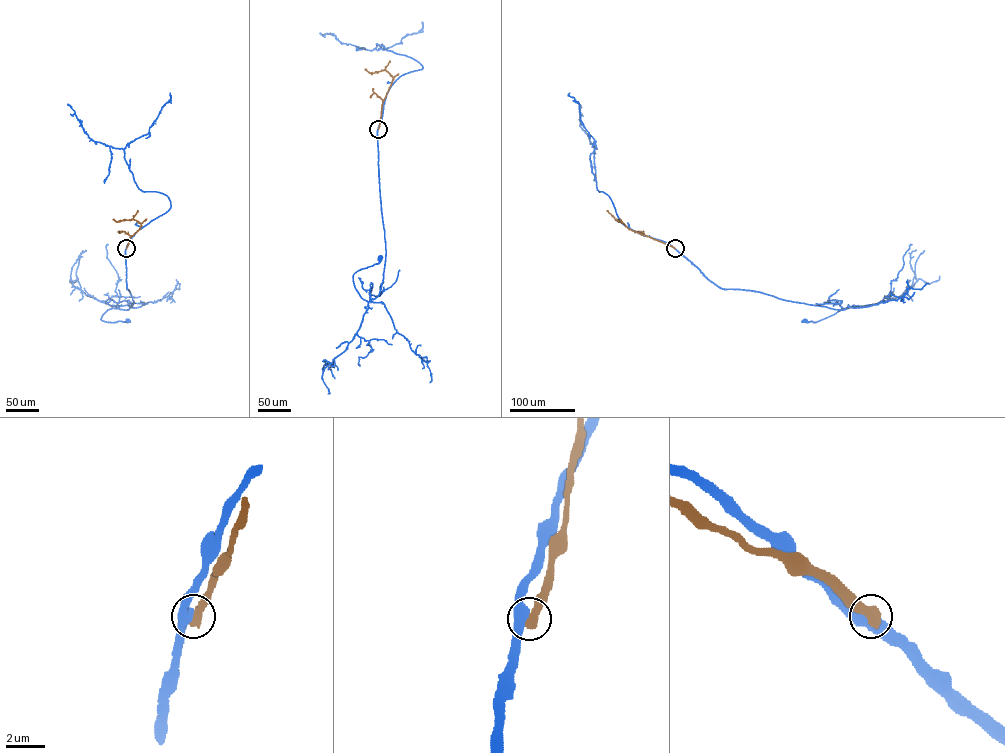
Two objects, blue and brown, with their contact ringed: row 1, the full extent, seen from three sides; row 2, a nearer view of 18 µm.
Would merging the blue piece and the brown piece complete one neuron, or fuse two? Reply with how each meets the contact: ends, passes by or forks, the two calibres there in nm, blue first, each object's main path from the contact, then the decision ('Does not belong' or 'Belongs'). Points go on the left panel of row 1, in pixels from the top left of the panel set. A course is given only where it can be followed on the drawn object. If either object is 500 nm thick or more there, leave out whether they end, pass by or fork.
Thickness 550 nm (blue) against 600 nm. Course of blue: (126, 248), (127, 288), (134, 302), (128, 309), (108, 309), (101, 319), (111, 322), (128, 320). Course of brown: (126, 248), (141, 223), (133, 219), (117, 222), (113, 219). Does not belong

